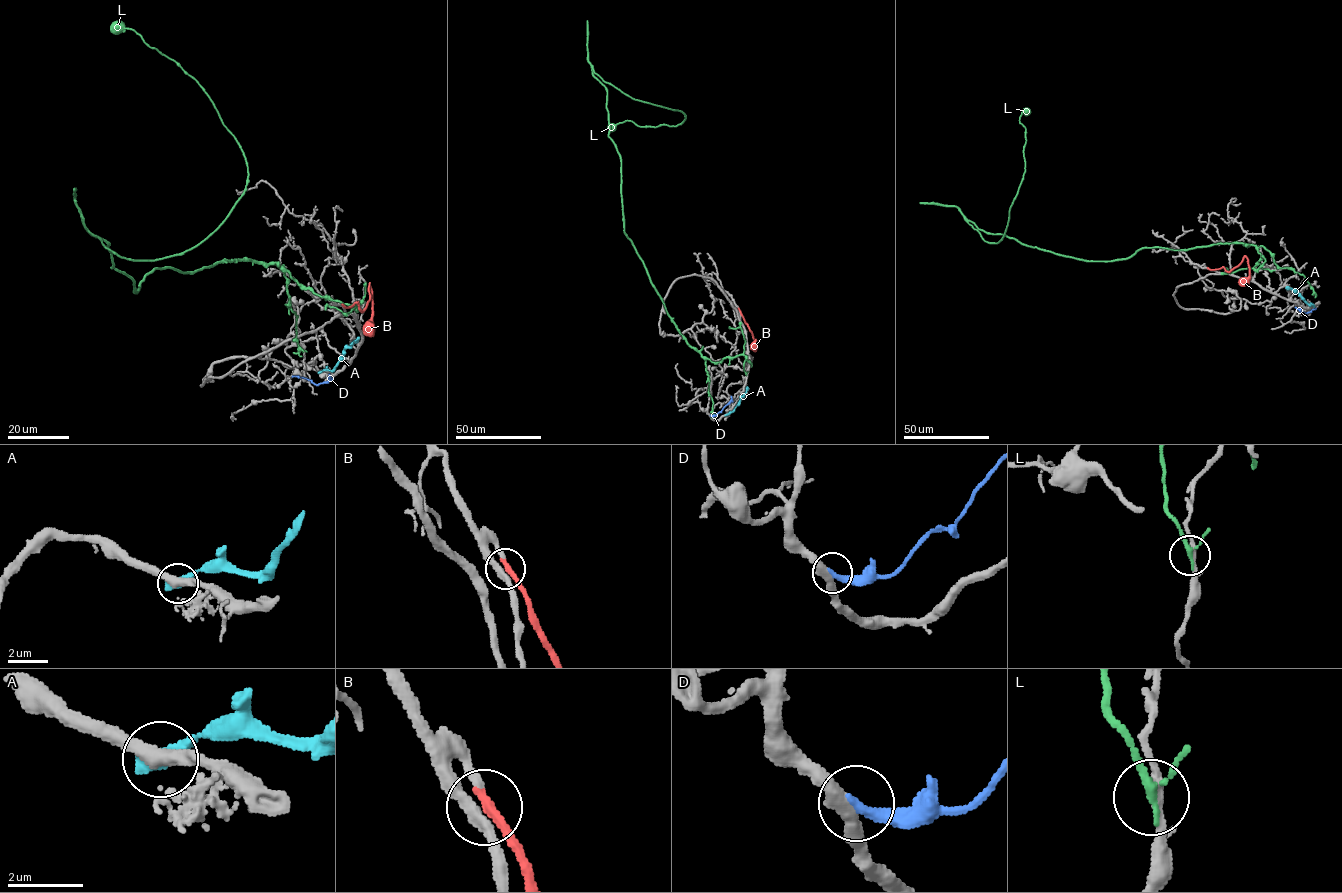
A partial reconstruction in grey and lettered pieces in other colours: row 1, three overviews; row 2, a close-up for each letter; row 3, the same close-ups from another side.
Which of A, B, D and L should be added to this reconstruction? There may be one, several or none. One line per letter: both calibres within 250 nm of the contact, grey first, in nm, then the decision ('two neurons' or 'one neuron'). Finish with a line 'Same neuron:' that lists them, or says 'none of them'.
A: 360 nm thick on the grey side, 440 nm on the other; two neurons
B: 340 nm thick on the grey side, 340 nm on the other; one neuron
D: 400 nm thick on the grey side, 300 nm on the other; two neurons
L: 280 nm thick on the grey side, 180 nm on the other; two neurons
Same neuron: B

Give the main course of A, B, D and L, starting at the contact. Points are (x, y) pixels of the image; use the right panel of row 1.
A: (1314, 306), (1291, 288), (1285, 288)
B: (1208, 268), (1223, 267), (1229, 272), (1245, 257), (1249, 276), (1238, 282)
D: (1314, 308), (1305, 313), (1295, 307)
L: (1273, 270), (1254, 269), (1261, 255), (1242, 243), (1085, 261), (965, 218), (985, 241), (1004, 235), (1028, 111)

